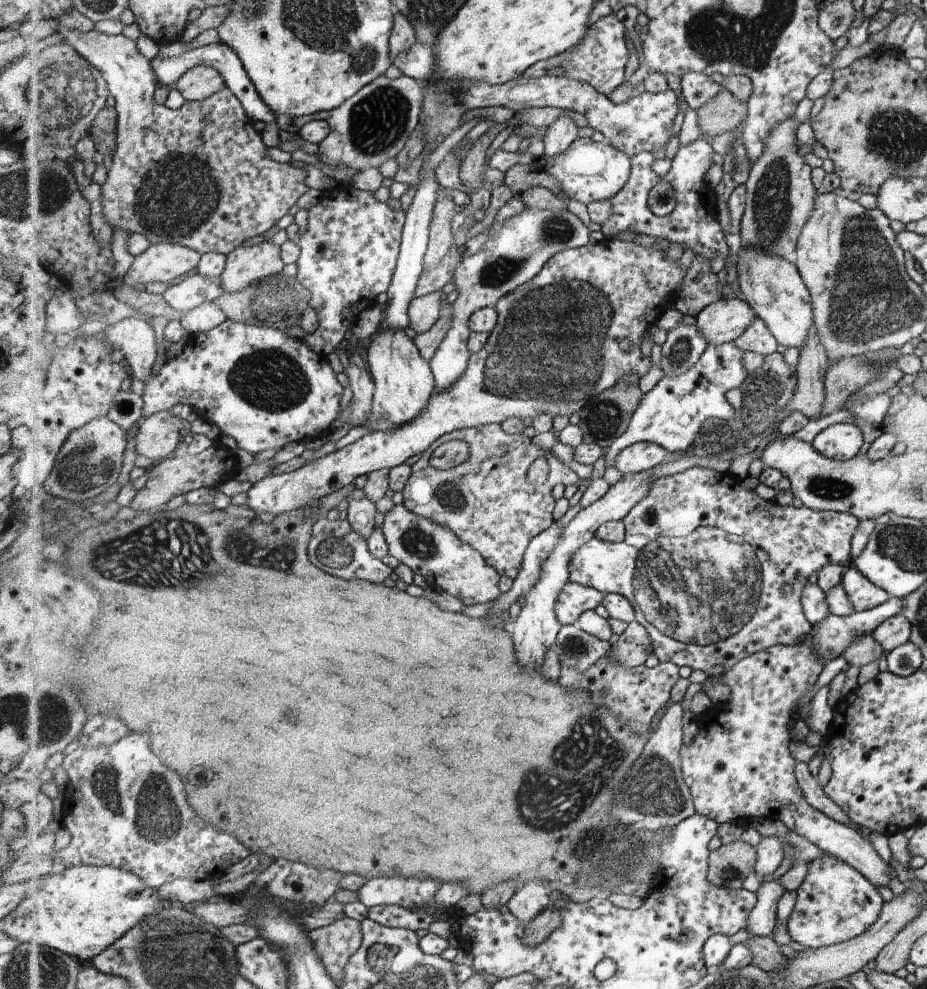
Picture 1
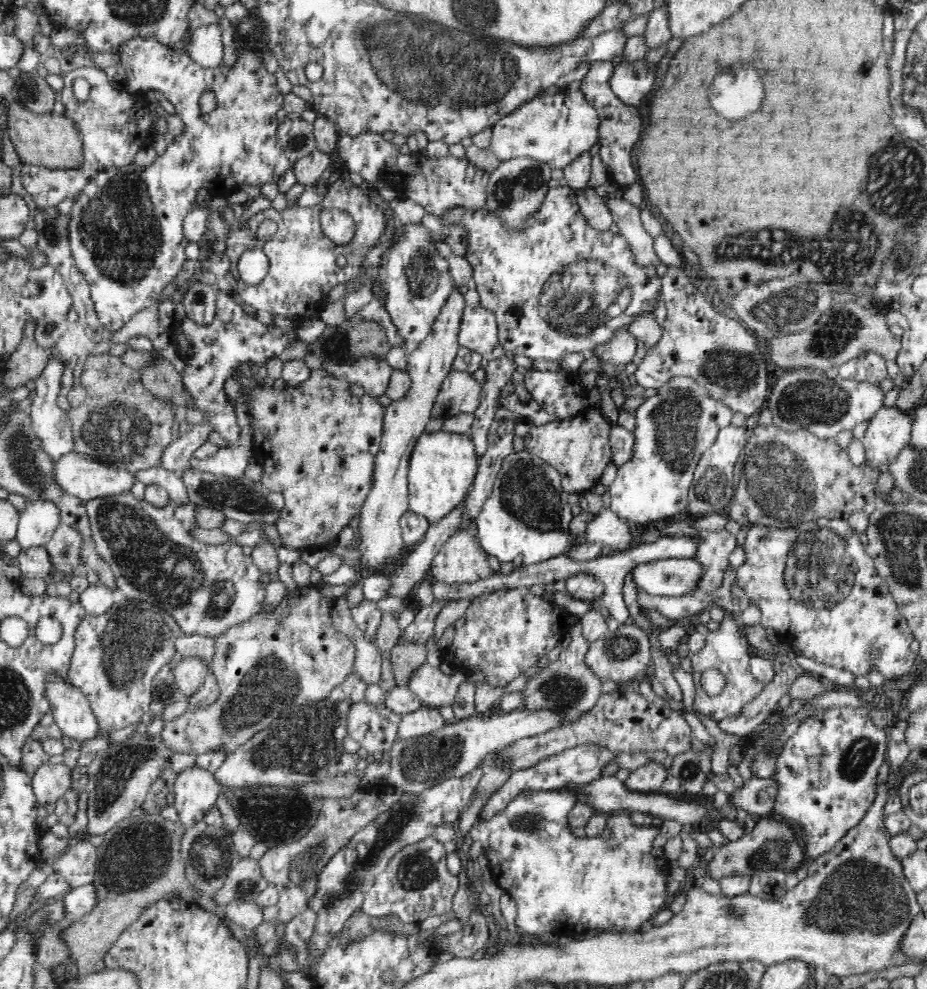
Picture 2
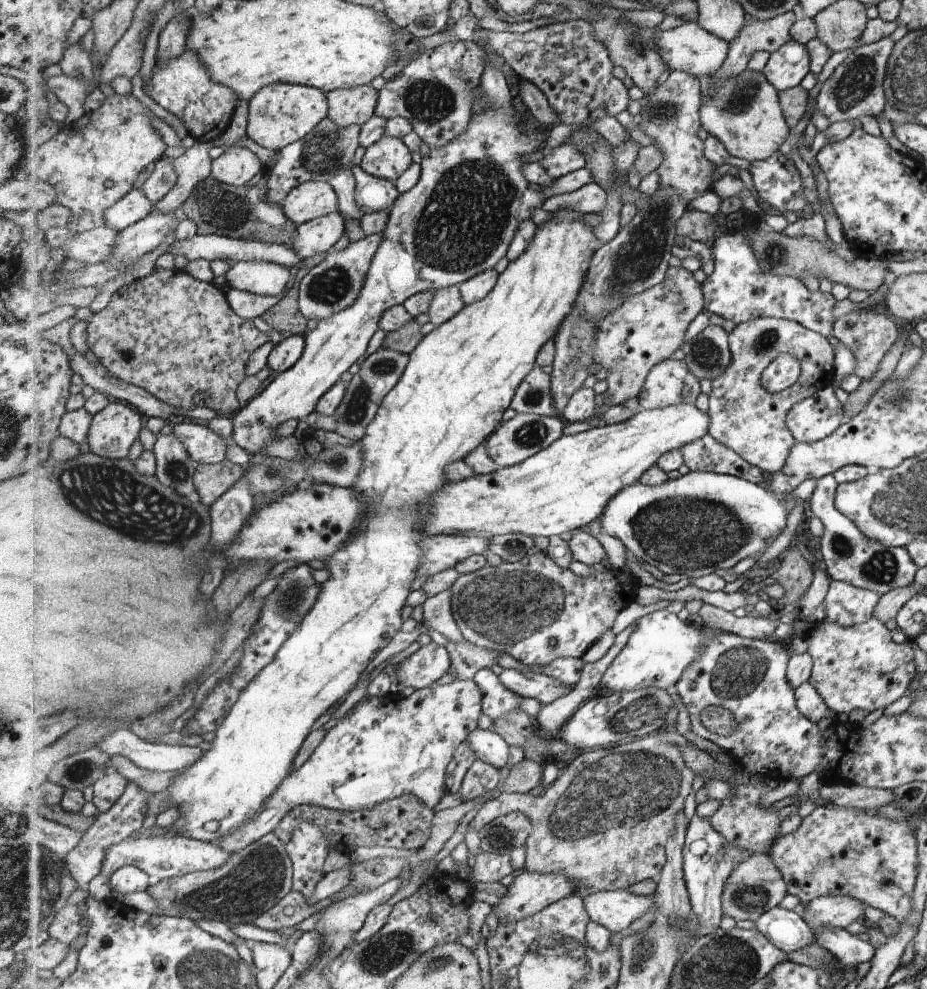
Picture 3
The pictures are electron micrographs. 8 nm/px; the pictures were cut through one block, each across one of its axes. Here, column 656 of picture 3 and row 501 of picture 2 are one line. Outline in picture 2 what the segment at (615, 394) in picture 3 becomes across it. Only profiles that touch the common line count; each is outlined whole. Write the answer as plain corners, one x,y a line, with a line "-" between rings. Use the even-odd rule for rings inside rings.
320,368
320,370
311,370
310,376
299,382
294,386
286,386
284,390
275,390
274,387
268,388
263,383
259,383
254,388
244,388
243,385
239,388
239,395
245,402
245,407
249,410
249,415
252,421
252,452
250,456
254,457
254,460
262,466
262,478
261,483
267,486
268,489
276,492
281,492
284,495
284,508
282,508
282,514
280,514
280,520
276,522
275,528
280,534
283,546
290,546
292,548
308,548
310,546
320,546
324,552
326,547
331,547
336,543
338,535
342,532
343,527
348,527
348,524
352,520
360,520
360,512
362,512
362,506
366,502
366,498
369,496
370,490
372,490
372,484
374,483
374,462
376,462
376,456
380,452
380,442
382,442
382,436
385,434
385,420
386,407
380,403
378,397
371,397
368,394
362,396
354,396
352,390
350,390
350,381
344,380
344,378
338,378
336,374
330,374
326,368

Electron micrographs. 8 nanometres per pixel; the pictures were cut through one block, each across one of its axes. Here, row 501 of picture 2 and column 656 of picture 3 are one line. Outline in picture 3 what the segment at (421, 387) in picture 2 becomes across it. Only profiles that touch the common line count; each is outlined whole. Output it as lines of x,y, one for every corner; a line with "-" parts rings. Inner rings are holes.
669,358
659,362
648,374
644,389
638,396
639,406
642,410
653,410
696,404
701,394
699,380
684,360

